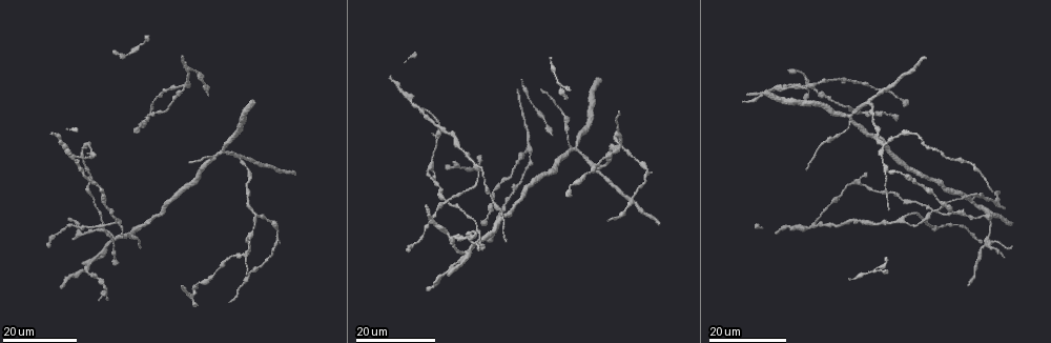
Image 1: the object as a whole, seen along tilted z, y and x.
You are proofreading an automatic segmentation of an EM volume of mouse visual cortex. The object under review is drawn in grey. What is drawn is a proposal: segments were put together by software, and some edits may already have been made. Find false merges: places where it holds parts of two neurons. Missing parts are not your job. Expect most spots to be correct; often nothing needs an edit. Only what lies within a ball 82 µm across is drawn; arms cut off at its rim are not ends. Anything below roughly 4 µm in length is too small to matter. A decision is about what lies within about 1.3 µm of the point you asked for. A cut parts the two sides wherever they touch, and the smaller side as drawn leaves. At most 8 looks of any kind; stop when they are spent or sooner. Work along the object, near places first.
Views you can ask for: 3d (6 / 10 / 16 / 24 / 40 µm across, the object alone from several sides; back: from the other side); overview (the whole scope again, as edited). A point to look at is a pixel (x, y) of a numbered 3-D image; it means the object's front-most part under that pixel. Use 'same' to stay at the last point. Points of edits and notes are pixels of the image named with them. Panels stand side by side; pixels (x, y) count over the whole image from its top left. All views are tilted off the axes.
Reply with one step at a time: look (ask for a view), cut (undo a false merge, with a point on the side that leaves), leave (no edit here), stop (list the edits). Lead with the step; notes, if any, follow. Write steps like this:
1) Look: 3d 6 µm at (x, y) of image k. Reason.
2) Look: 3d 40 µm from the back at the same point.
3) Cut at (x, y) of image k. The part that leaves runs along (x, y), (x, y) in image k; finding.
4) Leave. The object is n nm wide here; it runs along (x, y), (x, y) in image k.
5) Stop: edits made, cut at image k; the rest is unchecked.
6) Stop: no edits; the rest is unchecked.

Look: 3d 16 µm at (136, 130) of image 1. Calibre changes.

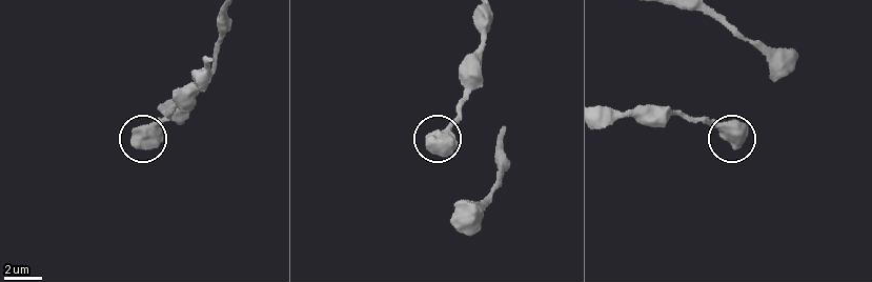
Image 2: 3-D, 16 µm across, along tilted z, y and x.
Look: 3d 6 µm at (724, 132) of image 2.

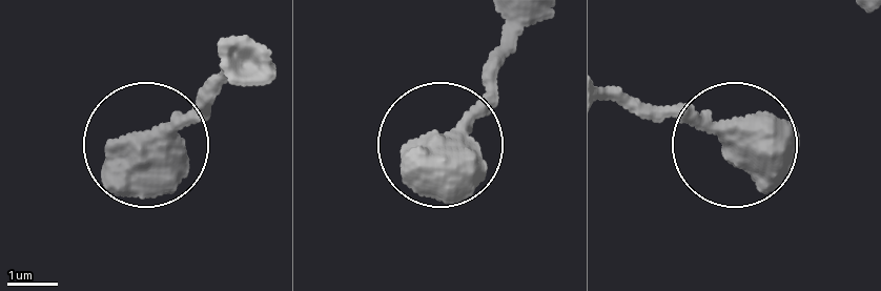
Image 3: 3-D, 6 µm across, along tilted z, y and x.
Leave. One neuron here.

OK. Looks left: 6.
Look: 3d 24 µm at (215, 152) of image 1. Three-way junction.

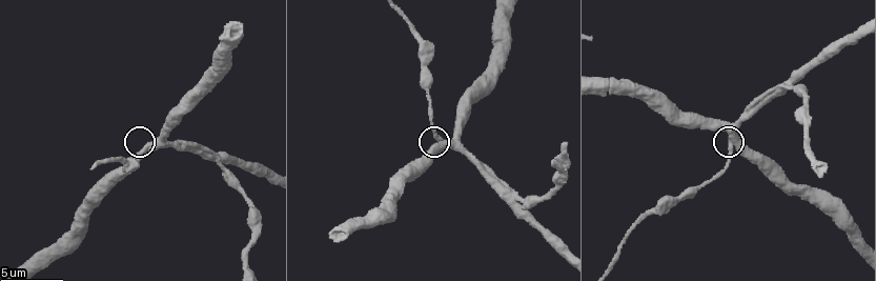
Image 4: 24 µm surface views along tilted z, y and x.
Look: 3d 10 µm at (145, 150) of image 4. Closer look.

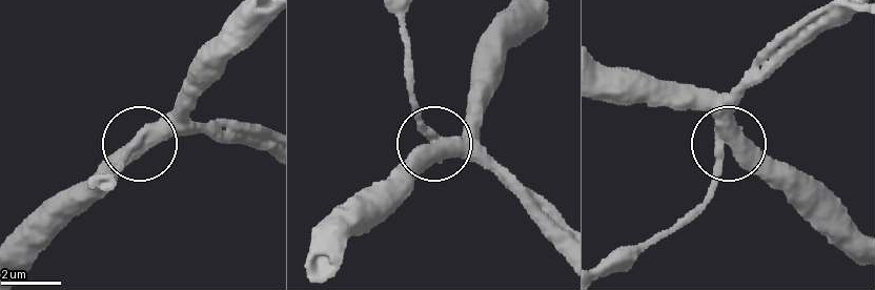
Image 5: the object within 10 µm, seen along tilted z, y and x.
Leave. 3 arms meet here; it runs along (310, 240), (318, 222), (430, 147), (405, 78) in image 5; all the same neuron.

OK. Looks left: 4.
Look: 3d 16 µm at (533, 152) of image 1.

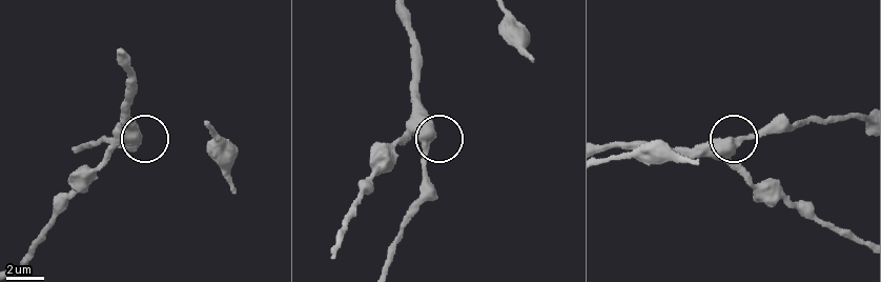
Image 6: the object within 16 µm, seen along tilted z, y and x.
Look: 3d 10 µm at (734, 138) of image 6.

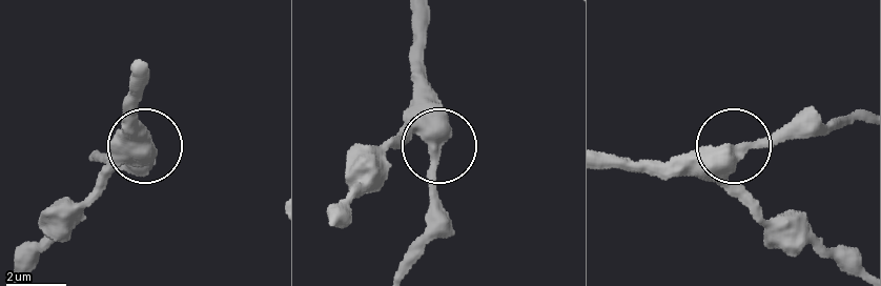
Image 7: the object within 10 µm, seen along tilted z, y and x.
Leave. The object is 430 nm wide here; it runs along (849, 276), (765, 223), (738, 184), (731, 148), (637, 162) in image 7; all the same neuron.

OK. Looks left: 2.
Look: 3d 24 µm at (75, 156) of image 1.

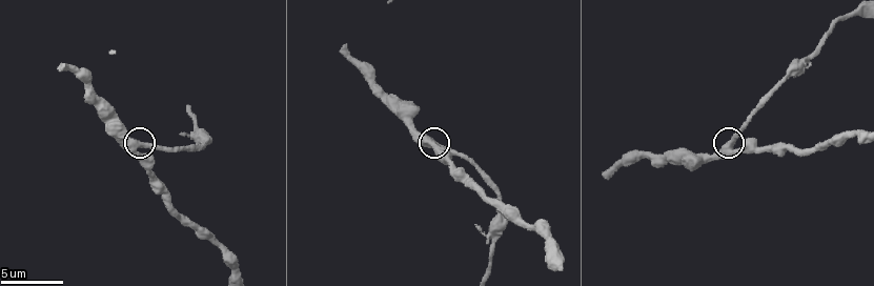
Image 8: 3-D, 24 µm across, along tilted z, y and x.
Look: 3d 6 µm at (731, 140) of image 8. Zoom in.

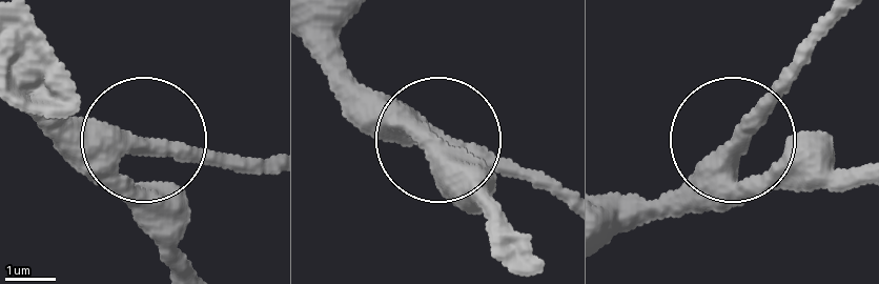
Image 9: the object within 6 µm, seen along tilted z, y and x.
Leave. It runs along (855, 175), (749, 171), (736, 141), (629, 216) in image 9; all the same neuron.

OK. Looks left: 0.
Stop: no edits; the rest is unchecked.

